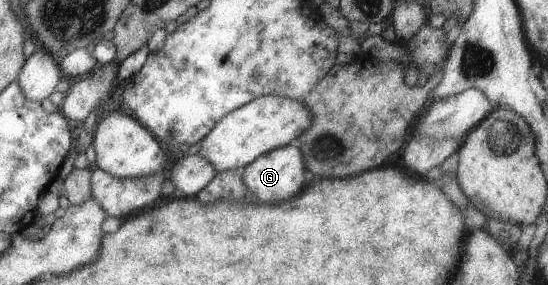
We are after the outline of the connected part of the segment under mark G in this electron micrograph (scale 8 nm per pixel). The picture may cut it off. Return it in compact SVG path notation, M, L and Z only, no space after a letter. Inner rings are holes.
M292 146L270 151L254 159L252 163L241 170L245 187L249 192L252 191L256 195L256 199L262 203L280 203L280 201L286 201L286 199L298 195L306 185L304 176L306 171L304 155L300 153L300 149Z

